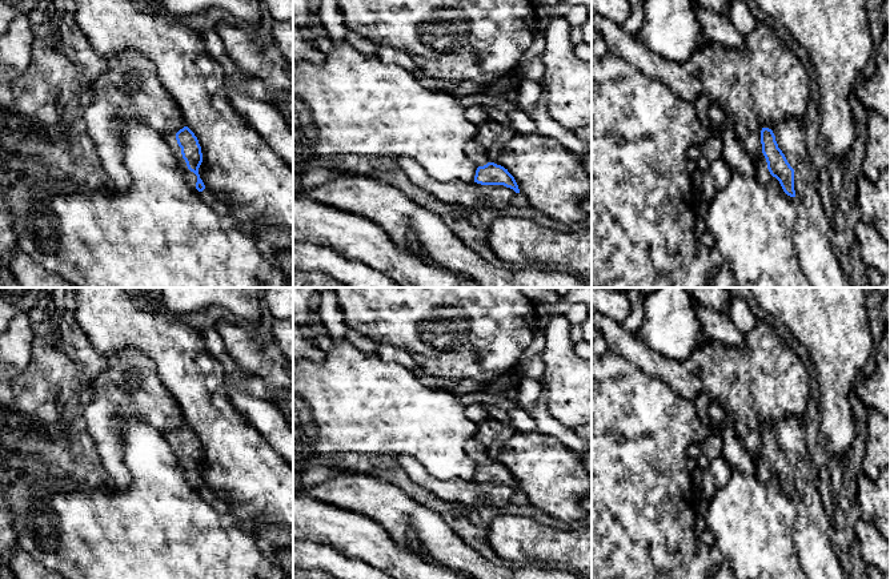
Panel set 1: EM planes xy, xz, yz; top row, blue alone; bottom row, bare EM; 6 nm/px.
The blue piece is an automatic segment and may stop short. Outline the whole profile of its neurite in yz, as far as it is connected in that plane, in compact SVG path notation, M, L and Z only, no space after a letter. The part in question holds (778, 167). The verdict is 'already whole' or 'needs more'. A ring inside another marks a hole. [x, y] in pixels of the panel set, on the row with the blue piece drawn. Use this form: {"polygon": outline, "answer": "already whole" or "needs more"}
{"polygon": "M762 128L761 130L761 144L762 152L757 161L753 161L755 168L755 178L761 184L767 184L770 177L775 177L783 192L790 196L795 197L794 190L794 169L787 162L785 154L778 148L775 141L775 136L771 129Z", "answer": "needs more"}

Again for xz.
{"polygon": "M477 140L469 141L465 145L465 152L477 166L474 182L481 185L504 185L520 193L514 177L504 166L490 162L486 149Z", "answer": "needs more"}

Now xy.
{"polygon": "M184 126L177 133L164 132L161 134L177 158L187 181L199 192L203 192L205 185L199 174L203 153L195 133L188 126Z", "answer": "needs more"}

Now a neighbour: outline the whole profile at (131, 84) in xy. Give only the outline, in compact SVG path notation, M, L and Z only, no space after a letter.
M125 49L107 61L108 69L92 84L93 98L84 109L84 121L103 169L115 188L124 192L131 185L121 145L127 122L139 121L160 133L177 133L187 125L145 55Z

